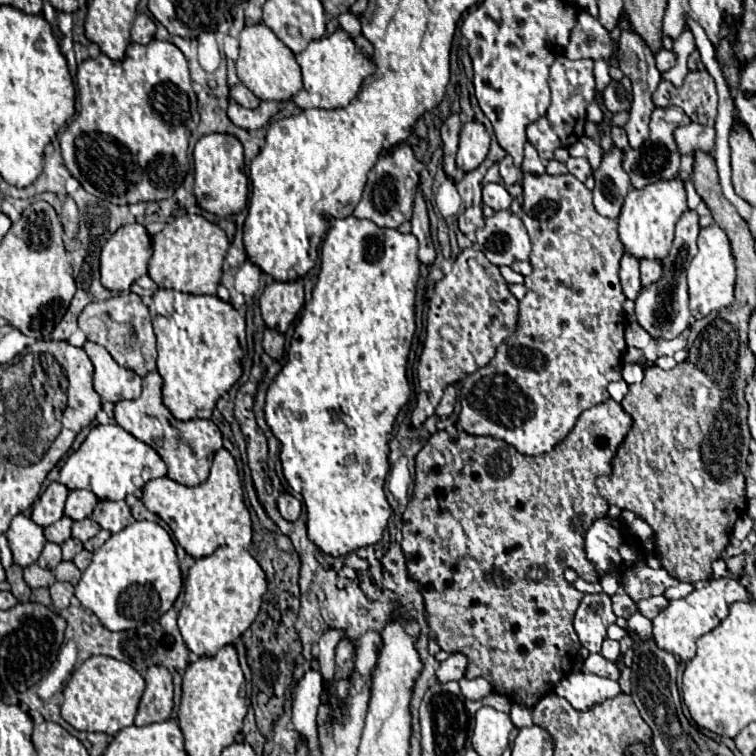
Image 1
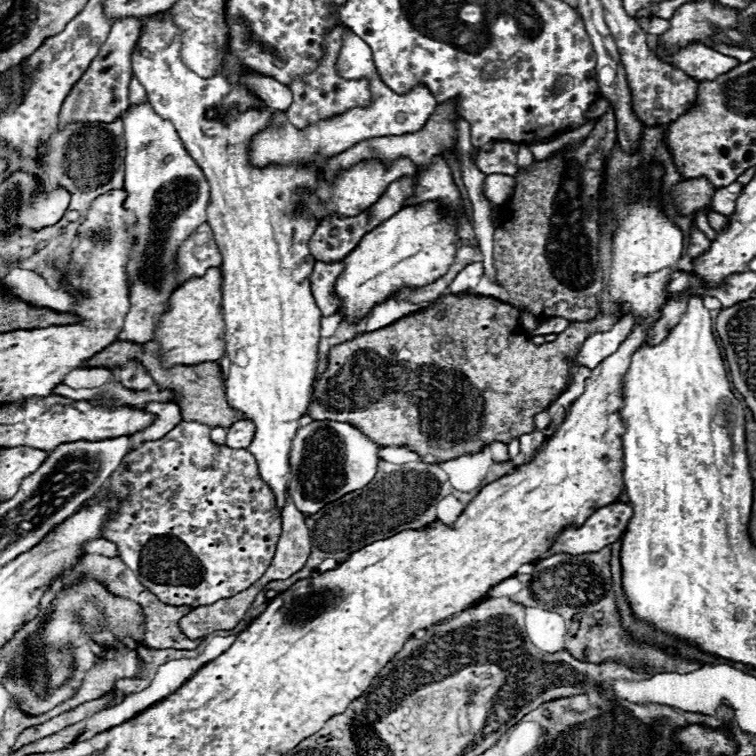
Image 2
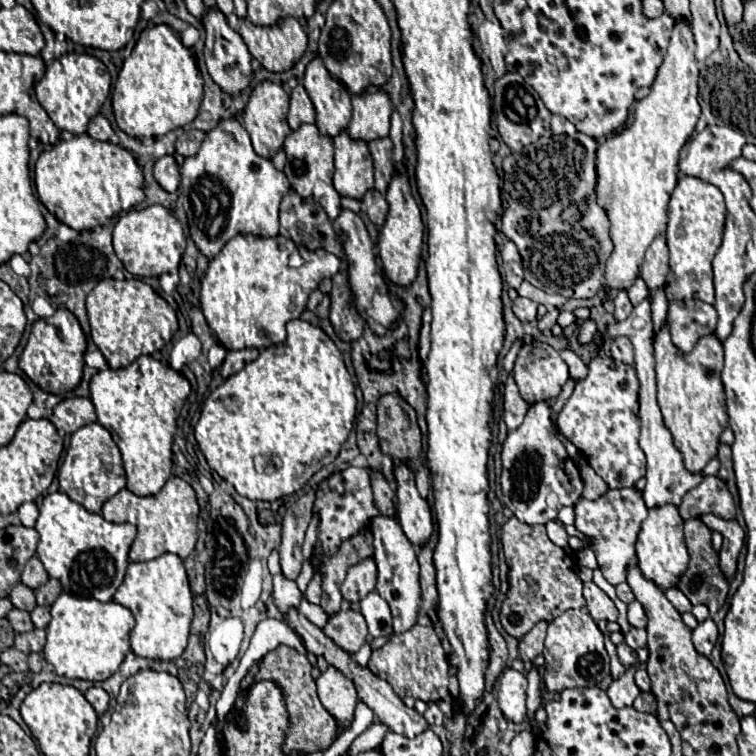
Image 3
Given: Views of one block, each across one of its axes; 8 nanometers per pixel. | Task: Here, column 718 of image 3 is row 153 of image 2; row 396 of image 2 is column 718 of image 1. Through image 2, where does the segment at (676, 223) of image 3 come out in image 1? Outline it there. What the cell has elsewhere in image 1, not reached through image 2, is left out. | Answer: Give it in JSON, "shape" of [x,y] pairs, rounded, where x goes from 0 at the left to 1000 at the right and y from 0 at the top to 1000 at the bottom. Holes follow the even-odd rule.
{"shape":[[[942,296],[937,302],[926,302],[923,336],[915,341],[913,354],[910,354],[915,418],[931,421],[942,410],[955,410],[955,407],[966,405],[966,399],[971,397],[971,368],[974,368],[974,352],[971,352],[971,339],[968,339],[960,307],[950,296]]]}

